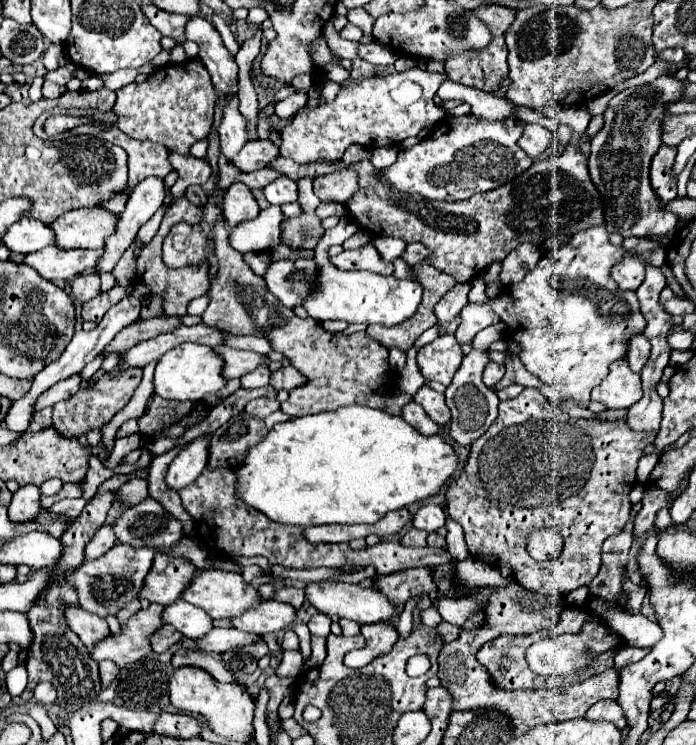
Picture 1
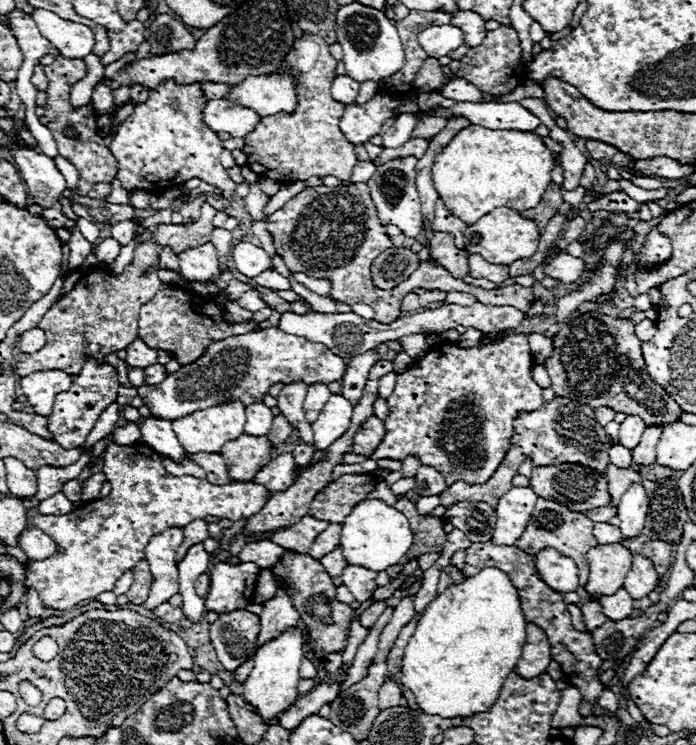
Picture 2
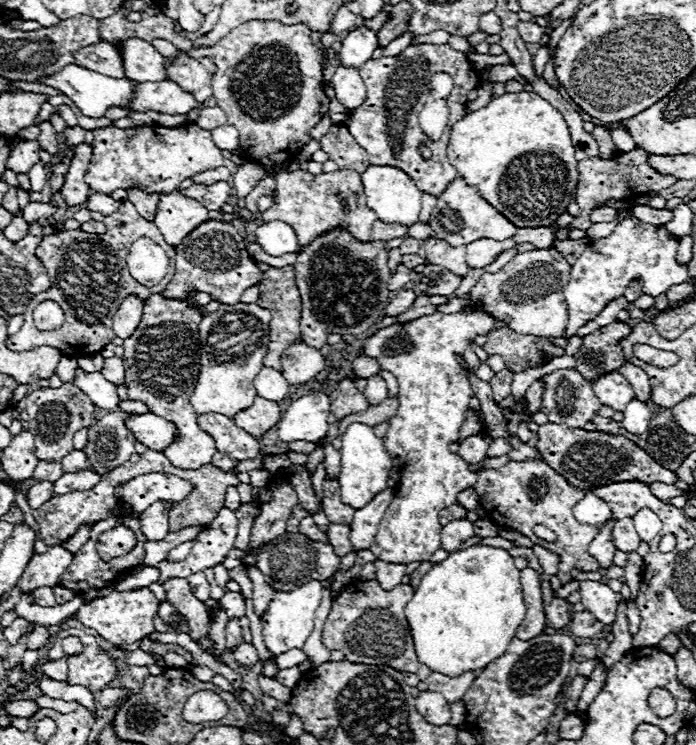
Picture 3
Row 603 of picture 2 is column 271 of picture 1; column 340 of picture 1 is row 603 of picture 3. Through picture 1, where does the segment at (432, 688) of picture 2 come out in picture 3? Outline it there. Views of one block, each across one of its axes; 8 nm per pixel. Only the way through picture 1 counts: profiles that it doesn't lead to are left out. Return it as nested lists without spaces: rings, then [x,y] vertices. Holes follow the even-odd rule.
[[[474,544],[464,550],[448,554],[446,560],[434,564],[428,574],[424,574],[418,584],[414,598],[406,604],[406,618],[414,636],[414,646],[420,662],[432,666],[434,672],[448,674],[452,678],[468,672],[482,670],[488,662],[504,654],[506,646],[514,638],[516,626],[524,620],[526,606],[522,600],[520,570],[514,566],[514,558],[504,548],[492,548]]]

